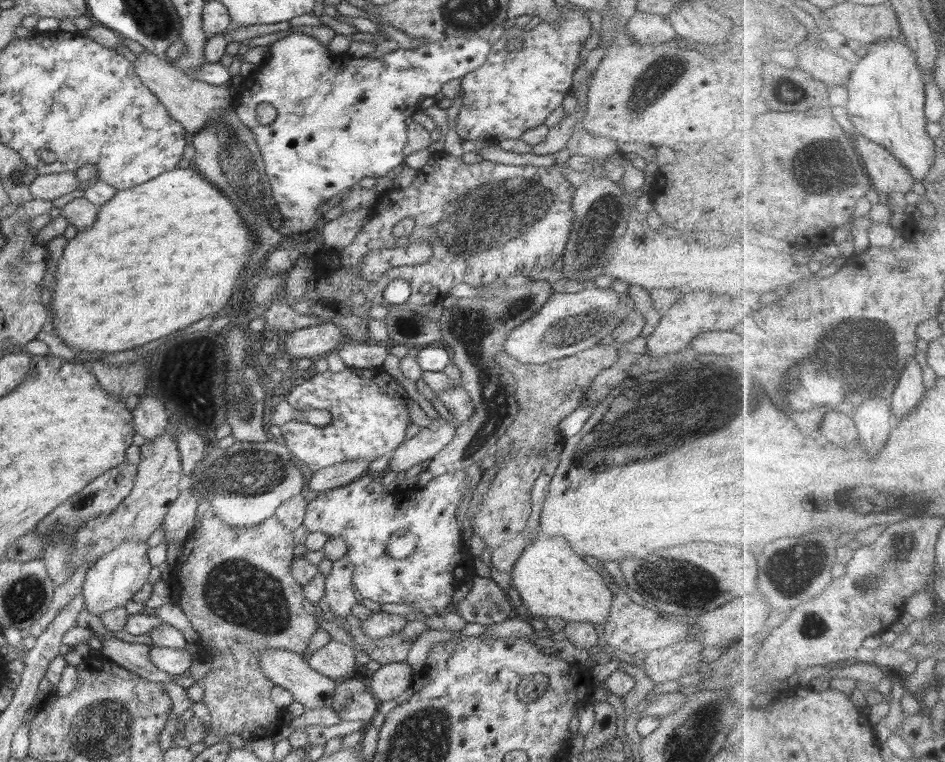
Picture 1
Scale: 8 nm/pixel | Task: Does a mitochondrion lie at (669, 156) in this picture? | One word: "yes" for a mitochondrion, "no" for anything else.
no

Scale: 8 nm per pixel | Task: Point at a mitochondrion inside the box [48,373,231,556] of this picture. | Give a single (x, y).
(84, 504)

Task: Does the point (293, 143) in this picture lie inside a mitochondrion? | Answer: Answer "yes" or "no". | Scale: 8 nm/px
no

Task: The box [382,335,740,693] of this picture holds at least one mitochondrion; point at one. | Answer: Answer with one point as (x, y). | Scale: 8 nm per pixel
(692, 401)

